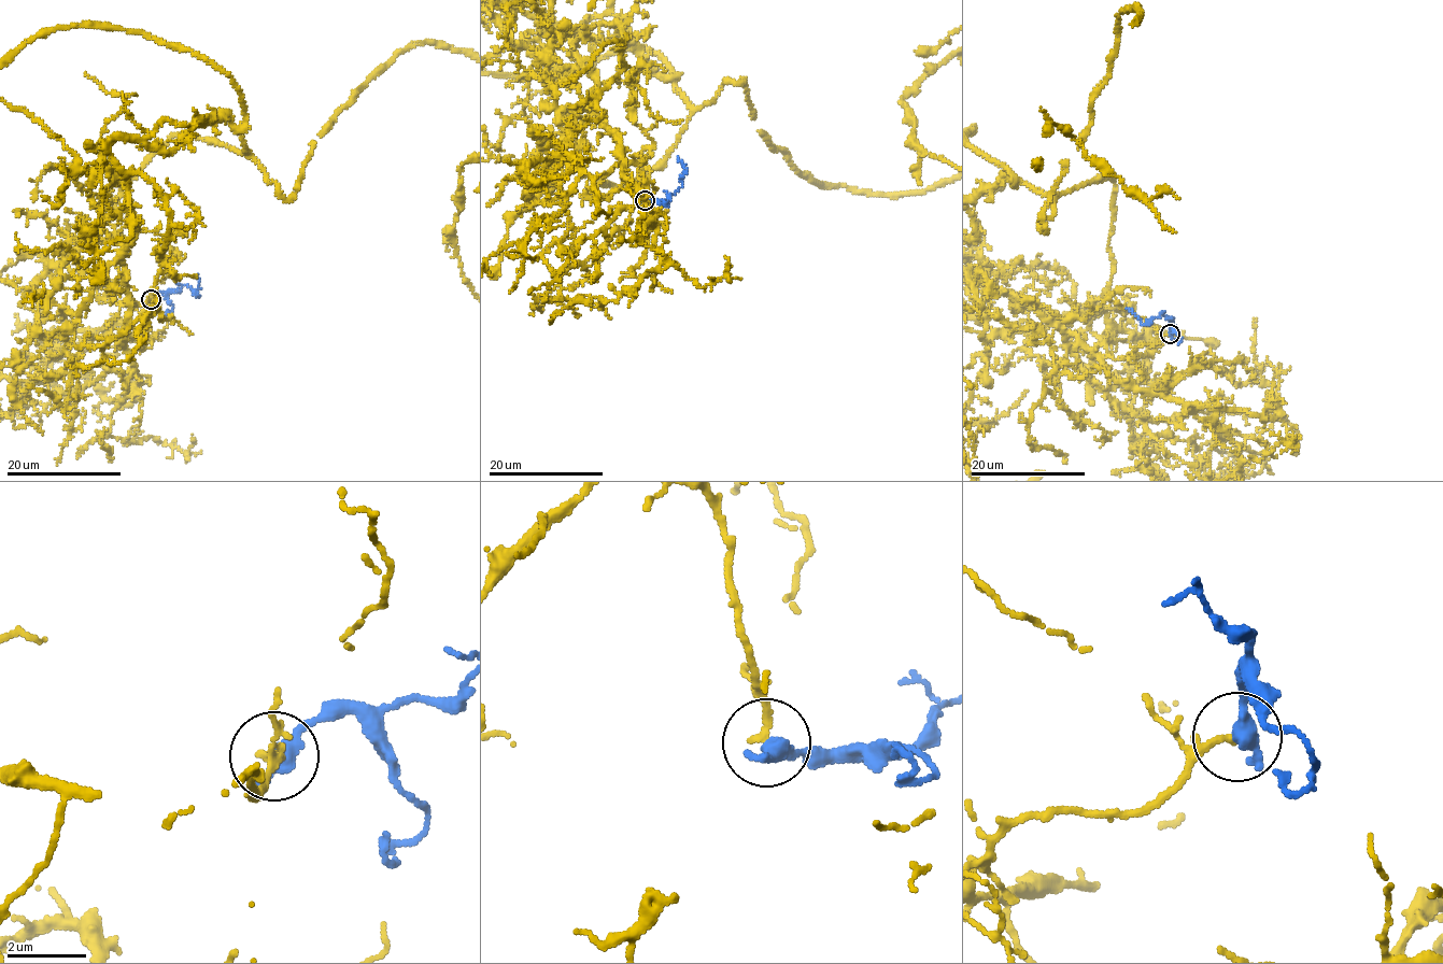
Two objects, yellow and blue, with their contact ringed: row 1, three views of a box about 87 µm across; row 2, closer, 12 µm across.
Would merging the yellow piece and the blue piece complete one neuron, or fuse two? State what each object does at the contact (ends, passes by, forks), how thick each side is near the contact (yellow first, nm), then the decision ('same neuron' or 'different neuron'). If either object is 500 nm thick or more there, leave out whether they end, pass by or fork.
yellow ends | blue ends | 200/480 nm | same neuron

